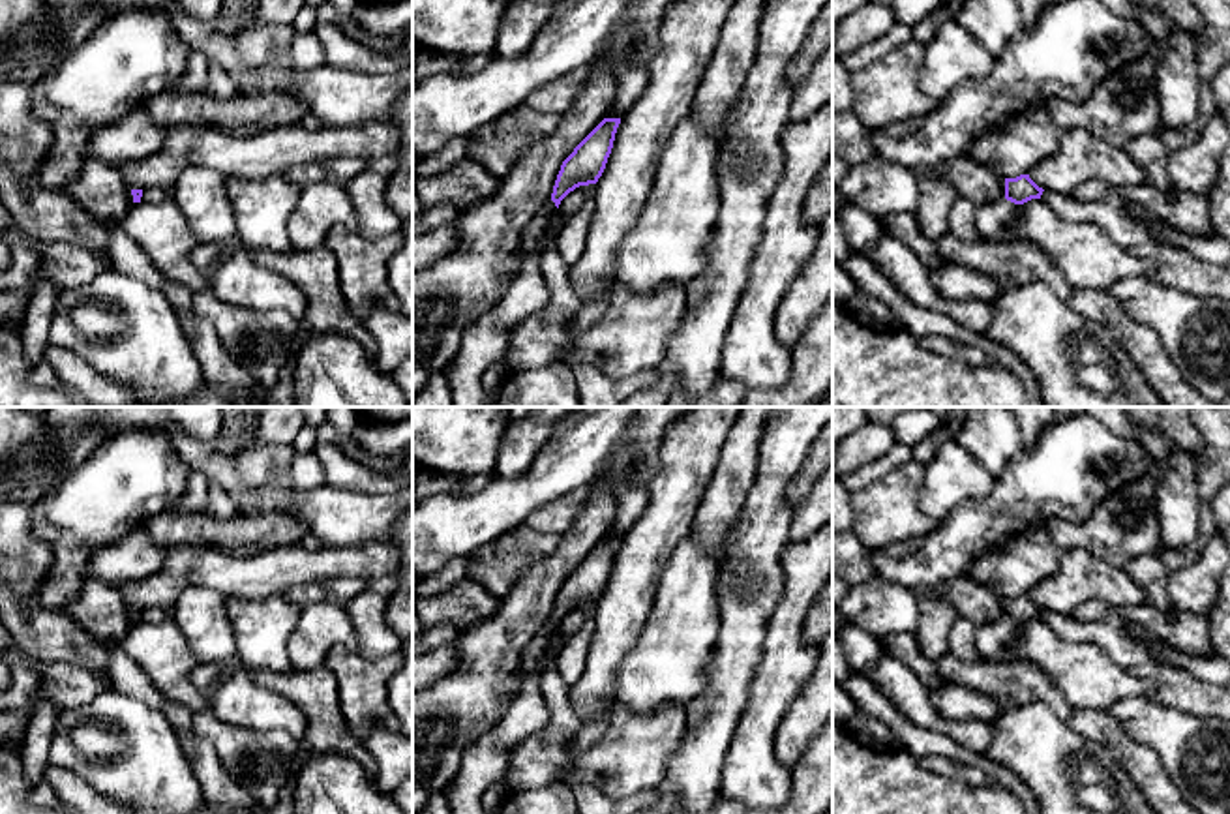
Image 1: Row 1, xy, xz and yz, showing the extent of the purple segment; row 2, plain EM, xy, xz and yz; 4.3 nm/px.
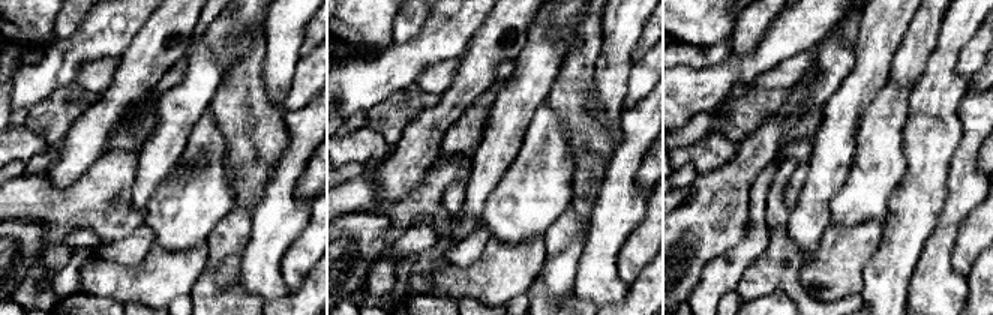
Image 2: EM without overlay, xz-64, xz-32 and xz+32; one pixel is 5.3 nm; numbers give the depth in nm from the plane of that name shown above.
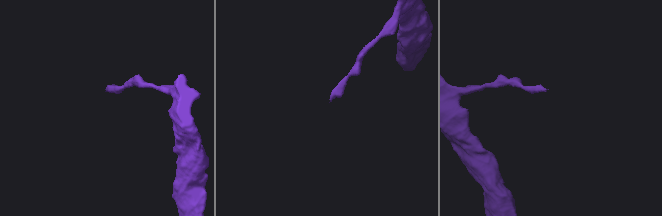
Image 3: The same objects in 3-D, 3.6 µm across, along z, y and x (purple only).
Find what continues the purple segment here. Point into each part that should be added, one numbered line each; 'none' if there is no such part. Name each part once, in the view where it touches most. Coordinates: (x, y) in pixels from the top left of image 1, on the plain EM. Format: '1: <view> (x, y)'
none

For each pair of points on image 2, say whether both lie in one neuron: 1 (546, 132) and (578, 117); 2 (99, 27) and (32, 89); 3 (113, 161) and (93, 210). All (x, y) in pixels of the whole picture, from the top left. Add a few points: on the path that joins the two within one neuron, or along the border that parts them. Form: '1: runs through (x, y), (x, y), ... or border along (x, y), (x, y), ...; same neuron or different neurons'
1: border along (546, 101), (563, 122), (563, 132), (572, 159); different neurons
2: runs through (83, 44), (48, 75); same neuron
3: runs through (113, 173), (93, 198); same neuron

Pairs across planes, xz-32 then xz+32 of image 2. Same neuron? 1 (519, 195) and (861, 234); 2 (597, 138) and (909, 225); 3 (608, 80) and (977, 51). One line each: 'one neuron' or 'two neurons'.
1: two neurons
2: two neurons
3: two neurons

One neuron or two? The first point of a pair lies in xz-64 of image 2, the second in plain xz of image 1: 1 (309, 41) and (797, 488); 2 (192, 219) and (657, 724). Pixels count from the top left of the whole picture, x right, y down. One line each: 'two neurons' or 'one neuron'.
1: one neuron
2: two neurons

